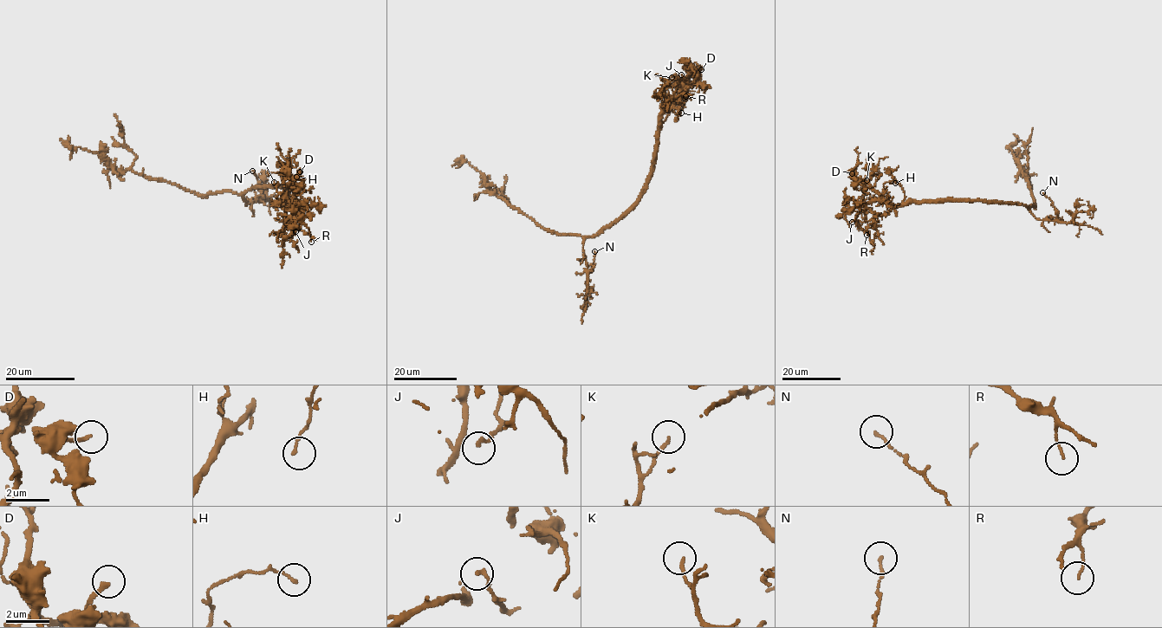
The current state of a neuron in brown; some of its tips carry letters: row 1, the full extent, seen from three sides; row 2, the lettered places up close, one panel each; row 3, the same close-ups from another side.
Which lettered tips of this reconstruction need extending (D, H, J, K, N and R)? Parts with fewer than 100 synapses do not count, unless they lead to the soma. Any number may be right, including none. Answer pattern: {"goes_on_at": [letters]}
{"goes_on_at": []}

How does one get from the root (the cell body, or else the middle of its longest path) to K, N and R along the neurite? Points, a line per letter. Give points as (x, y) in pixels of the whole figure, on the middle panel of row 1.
K: (617, 219), (637, 201), (651, 171), (660, 116), (675, 100), (682, 84), (673, 75), (671, 77)
N: (617, 219), (584, 239), (584, 255), (590, 271), (594, 251)
R: (617, 219), (637, 201), (651, 171), (656, 135), (665, 104), (672, 96), (682, 93), (685, 96)

